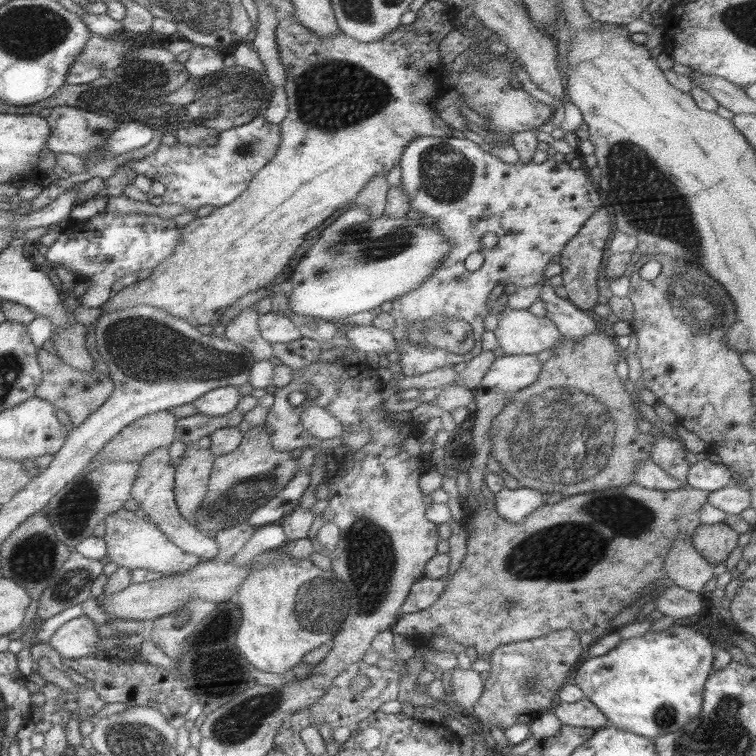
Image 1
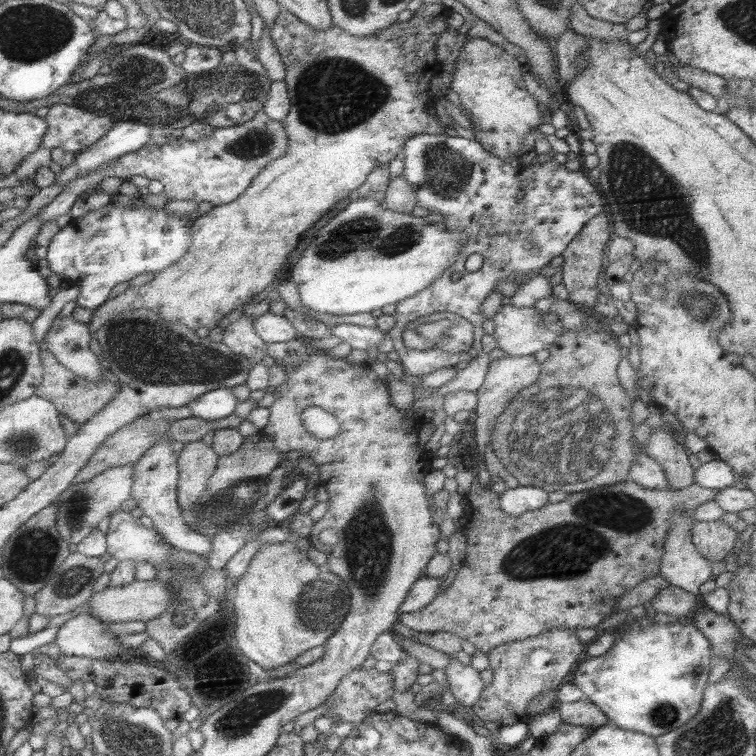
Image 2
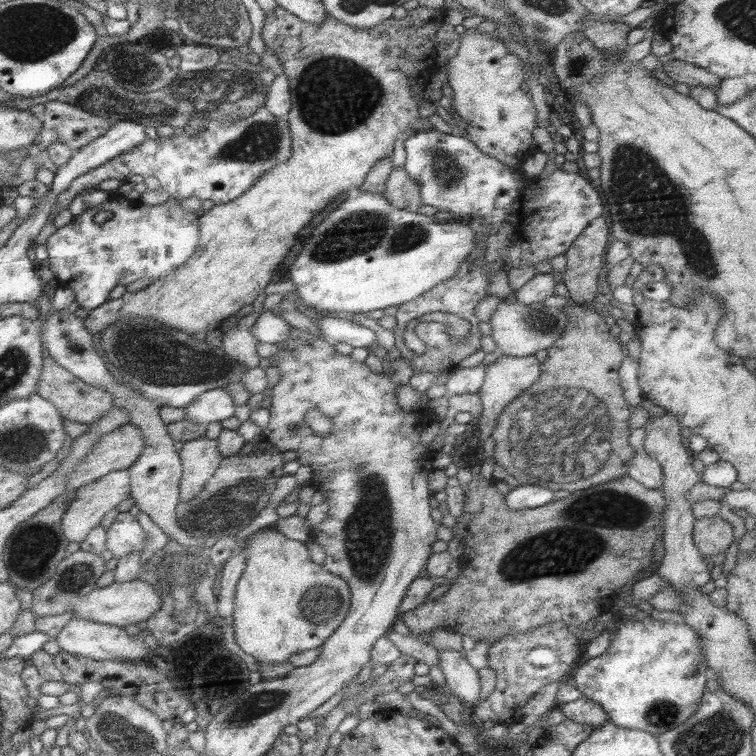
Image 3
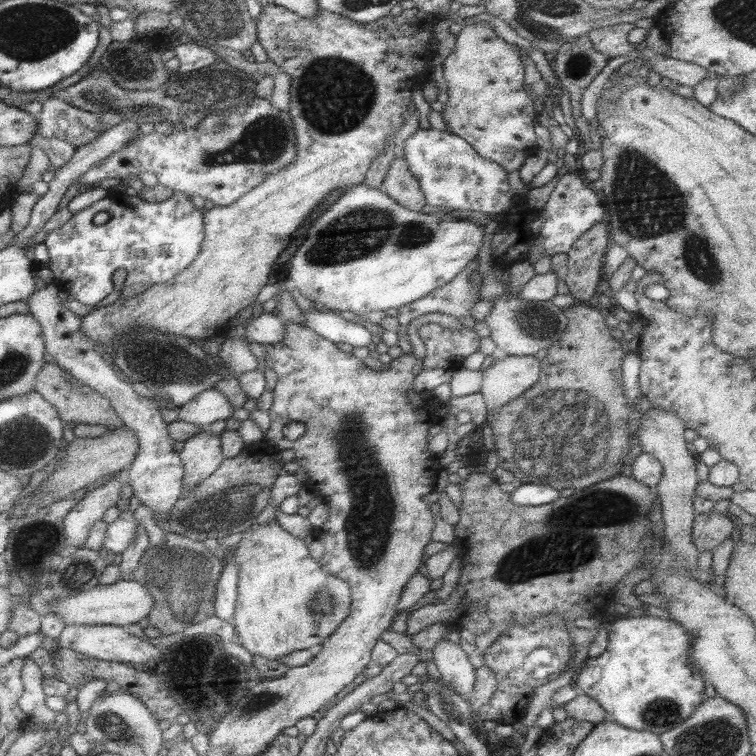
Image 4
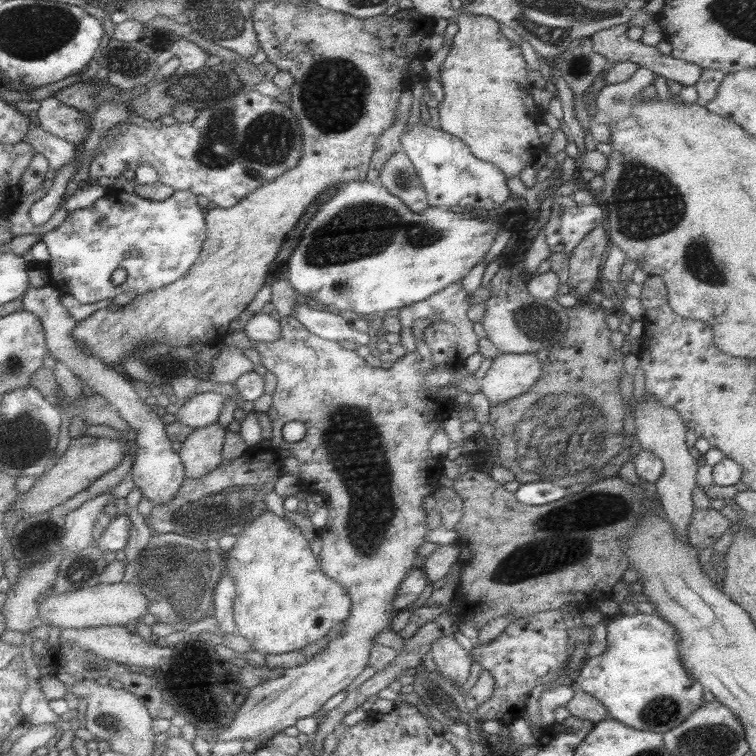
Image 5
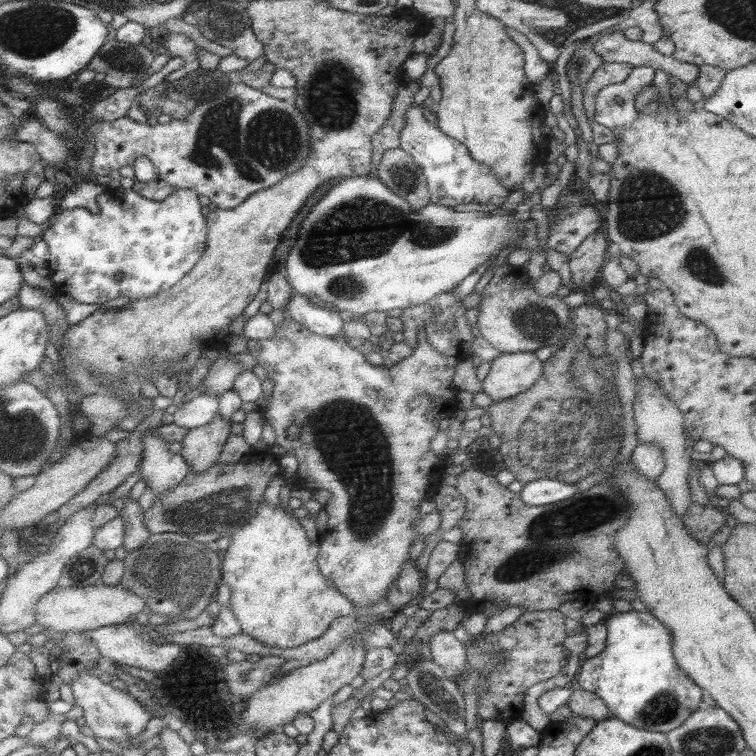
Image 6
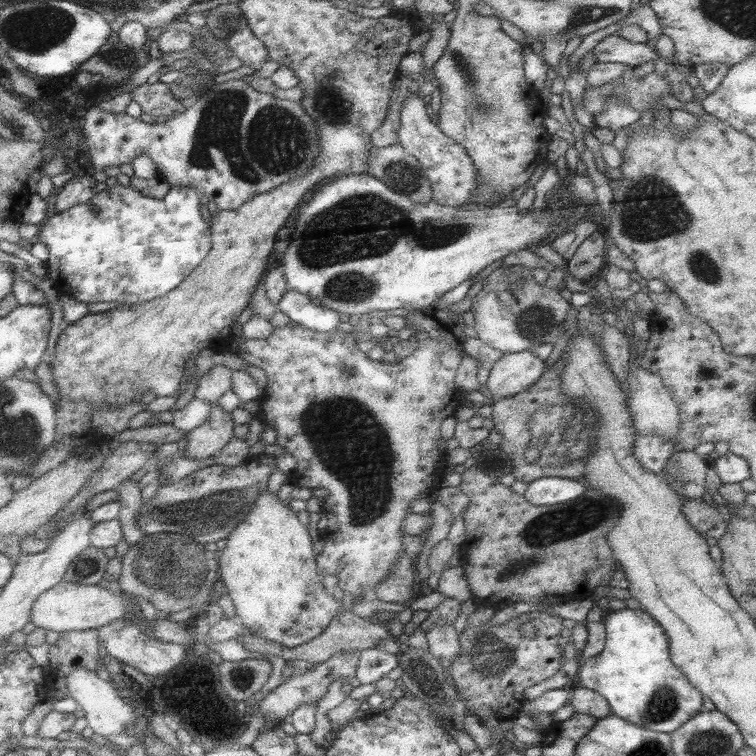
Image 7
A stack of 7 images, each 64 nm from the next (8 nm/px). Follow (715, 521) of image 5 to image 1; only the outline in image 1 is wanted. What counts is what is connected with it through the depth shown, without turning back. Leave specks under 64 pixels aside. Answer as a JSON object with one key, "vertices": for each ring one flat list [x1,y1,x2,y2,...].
{"vertices":[[725,522,701,524,692,535,693,546,714,567,724,562,738,547,738,532]]}

